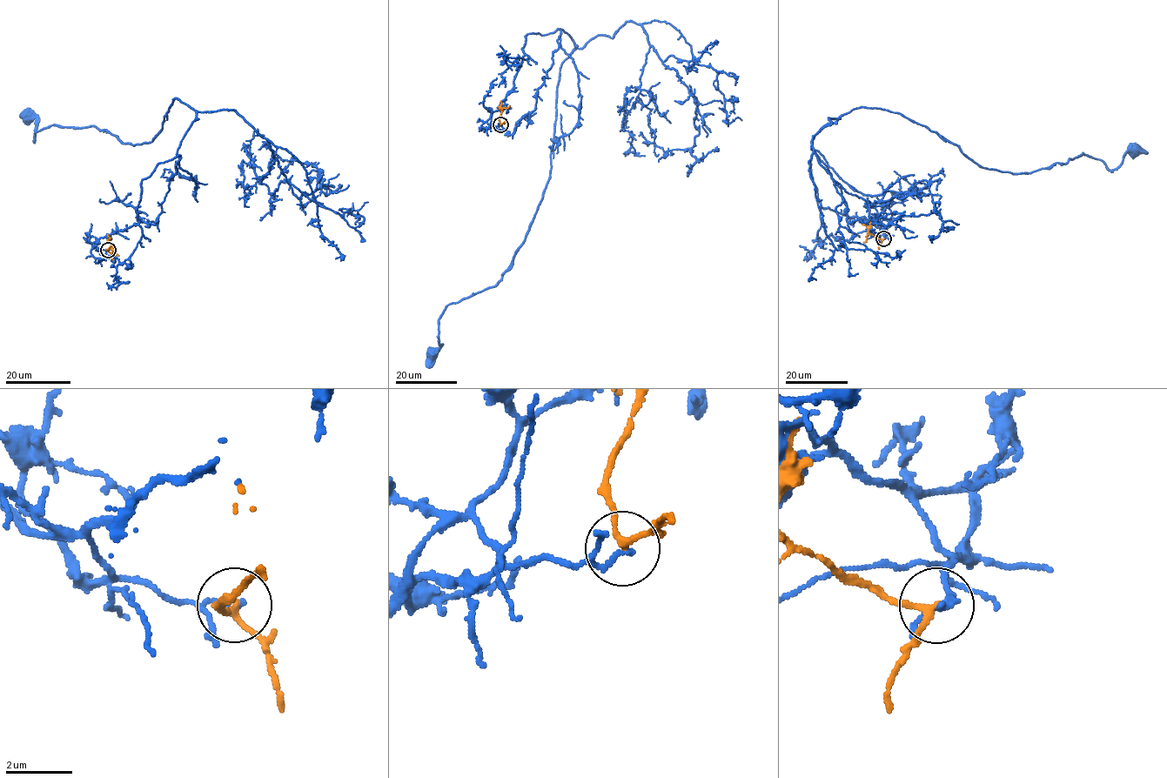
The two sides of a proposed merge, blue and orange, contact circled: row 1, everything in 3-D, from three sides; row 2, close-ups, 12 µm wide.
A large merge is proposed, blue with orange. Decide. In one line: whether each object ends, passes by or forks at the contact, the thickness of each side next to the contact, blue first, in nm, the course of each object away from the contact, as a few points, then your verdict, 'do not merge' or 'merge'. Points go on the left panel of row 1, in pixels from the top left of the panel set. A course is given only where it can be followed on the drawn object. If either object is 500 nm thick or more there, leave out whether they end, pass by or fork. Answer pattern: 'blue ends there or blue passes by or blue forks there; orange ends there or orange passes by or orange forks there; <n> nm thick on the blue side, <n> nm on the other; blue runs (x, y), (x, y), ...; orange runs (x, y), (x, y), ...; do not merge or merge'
blue ends there; orange passes by; 140 nm thick on the blue side, 160 nm on the other; blue runs (108, 250), (193, 109), (173, 98), (135, 145), (34, 140), (28, 116); orange runs (108, 250), (109, 238); do not merge

